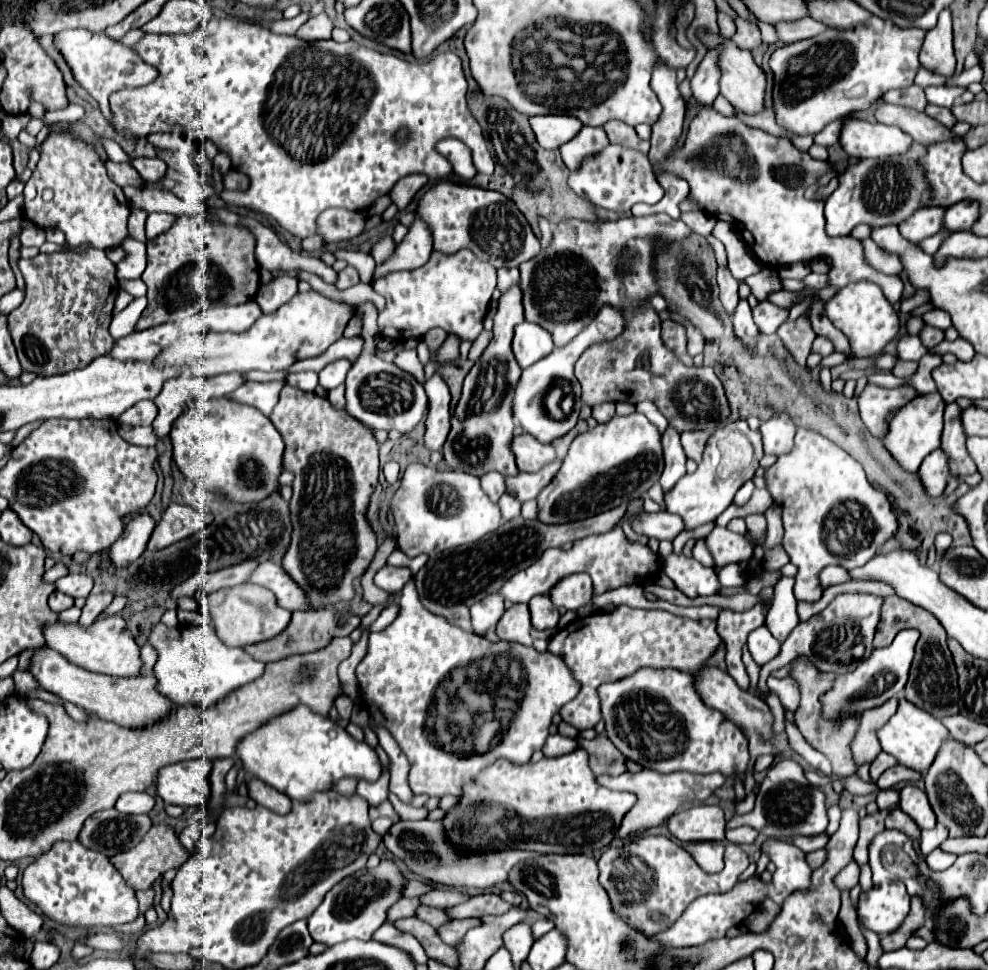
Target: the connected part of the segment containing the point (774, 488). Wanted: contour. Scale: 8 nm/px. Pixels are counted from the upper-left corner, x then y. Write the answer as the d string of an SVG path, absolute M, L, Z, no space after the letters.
M798 428L792 452L778 456L778 460L770 468L766 468L764 480L772 500L782 508L782 524L784 524L782 548L790 556L790 562L798 566L798 576L794 586L794 594L798 600L806 602L820 600L822 588L818 584L818 572L822 568L830 564L842 566L846 570L864 566L868 560L876 556L878 548L882 548L884 542L888 542L898 530L898 518L886 492L876 490L866 480L862 466L848 452L844 452L840 446L836 446L818 432Z

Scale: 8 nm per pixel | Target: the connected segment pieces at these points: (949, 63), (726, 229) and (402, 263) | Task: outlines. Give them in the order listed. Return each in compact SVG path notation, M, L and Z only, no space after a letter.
M942 10L938 24L926 32L926 40L920 52L920 62L926 70L938 76L952 76L956 68L952 48L952 16L950 10Z
M718 222L712 230L712 236L718 238L728 254L728 268L736 280L744 280L750 274L760 272L762 262L758 262L752 250L744 244L738 228L730 222Z
M414 210L414 222L410 224L408 234L404 236L404 240L400 244L396 244L392 256L376 266L376 270L372 274L372 282L390 272L420 268L430 258L432 248L434 248L432 232L430 232L428 224L420 218L420 214Z

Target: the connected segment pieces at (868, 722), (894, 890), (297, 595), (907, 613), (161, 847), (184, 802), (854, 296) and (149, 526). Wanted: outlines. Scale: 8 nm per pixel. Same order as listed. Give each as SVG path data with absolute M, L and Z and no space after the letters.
M888 700L886 704L878 706L878 708L872 708L868 712L864 712L858 720L858 730L856 730L856 736L854 740L850 742L850 750L852 750L852 756L854 756L854 762L856 766L862 766L862 764L870 764L878 754L880 754L880 744L878 744L878 738L876 738L876 730L886 724L886 720L896 712L896 706L898 702L896 700Z
M882 882L872 886L866 892L860 892L856 914L858 922L876 932L876 934L890 934L894 932L910 910L910 896L902 882Z
M262 562L254 570L254 576L248 582L260 584L260 586L272 590L278 598L278 604L290 612L316 610L314 606L310 606L306 592L302 588L298 588L298 584L286 574L286 570L280 564Z
M898 596L886 598L882 606L882 618L878 624L878 632L874 638L874 648L888 646L900 630L912 628L912 626L920 630L922 634L920 642L936 642L936 644L942 642L944 644L946 640L942 624L938 624L938 620L930 612Z
M160 822L160 824L152 824L152 828L148 830L148 834L142 838L140 844L130 848L128 852L112 856L110 862L118 868L124 882L132 890L148 890L162 874L166 874L168 870L178 870L188 860L188 856L190 852L186 852L186 848L180 844L174 828L170 824Z
M202 758L160 768L154 780L158 798L182 808L205 805L211 795L210 768Z
M856 282L844 286L832 300L826 302L826 312L830 322L844 332L844 336L850 340L850 348L856 352L858 358L868 358L884 352L884 346L898 338L900 320L894 312L892 304L884 298L882 290L872 282Z
M140 512L134 516L128 524L122 536L112 544L110 548L110 558L118 568L130 566L134 560L138 560L146 552L146 544L152 536L154 530L154 520L146 514Z

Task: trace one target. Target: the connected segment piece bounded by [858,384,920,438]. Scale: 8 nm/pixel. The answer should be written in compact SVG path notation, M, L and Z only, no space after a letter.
M866 384L866 388L860 392L858 396L858 408L860 408L860 416L862 422L866 424L866 428L878 436L884 438L888 434L888 414L892 410L902 408L904 404L908 404L910 400L918 398L920 392L916 392L914 388L880 388L876 384Z

